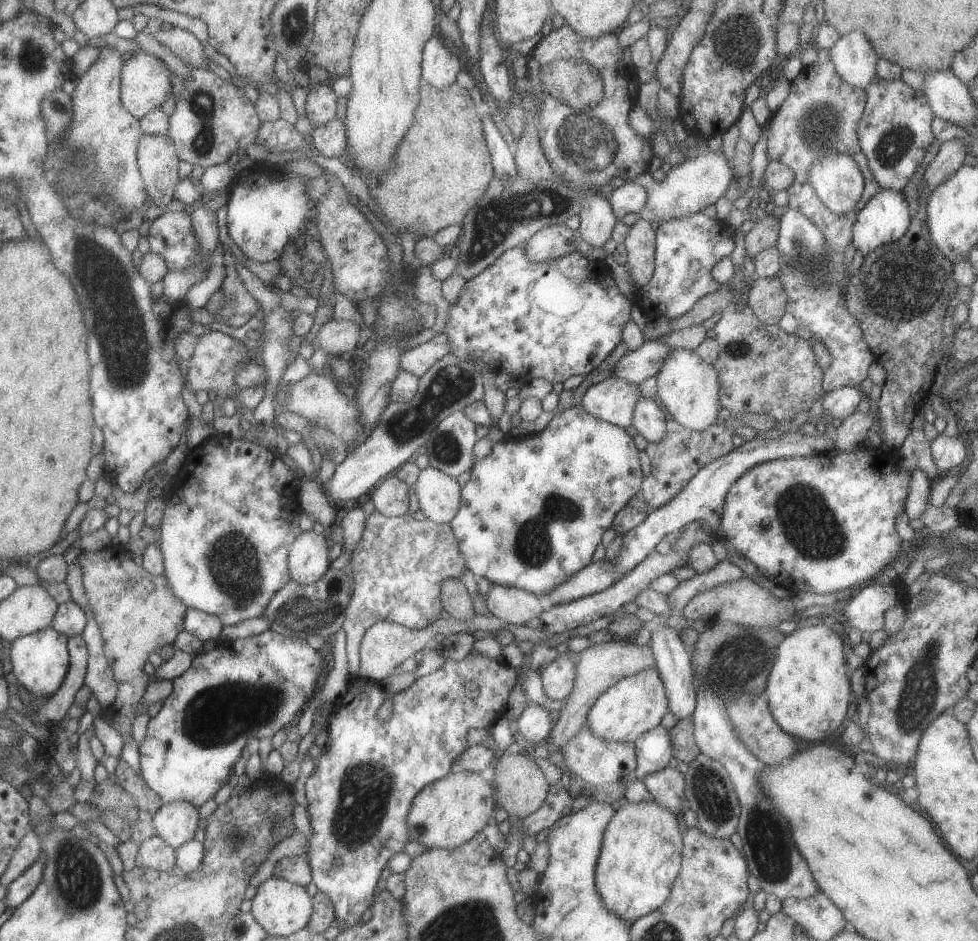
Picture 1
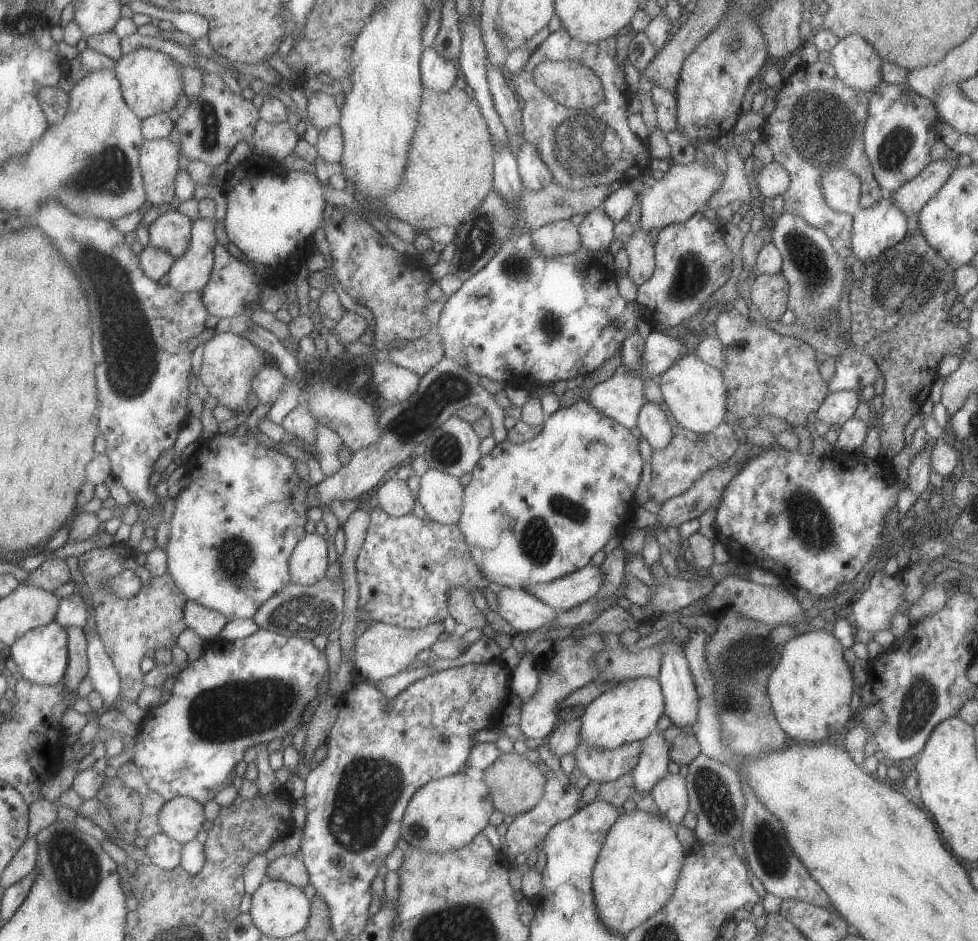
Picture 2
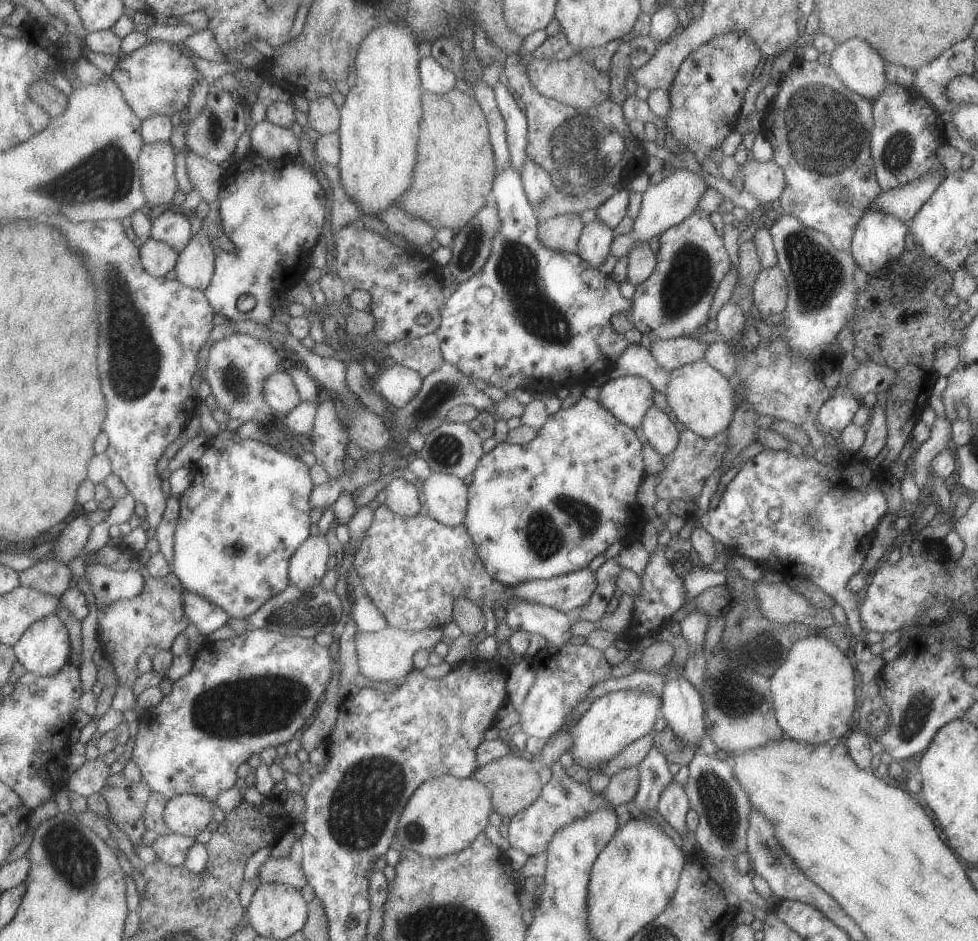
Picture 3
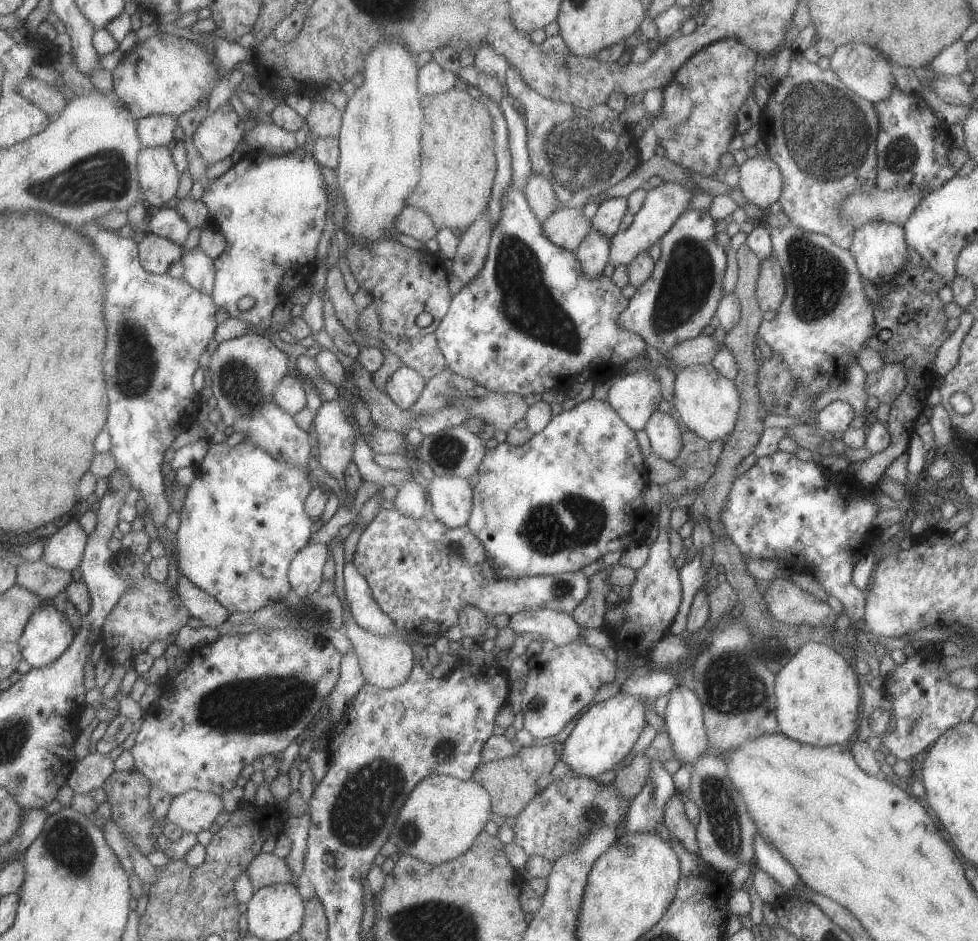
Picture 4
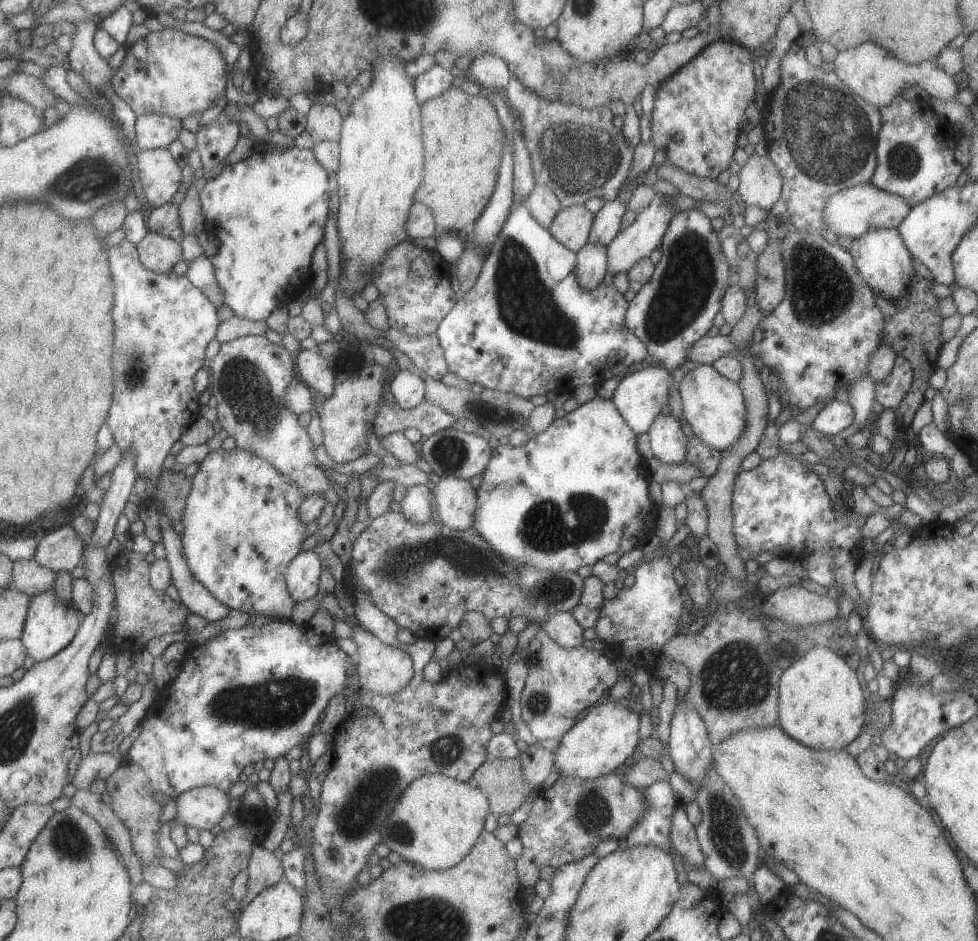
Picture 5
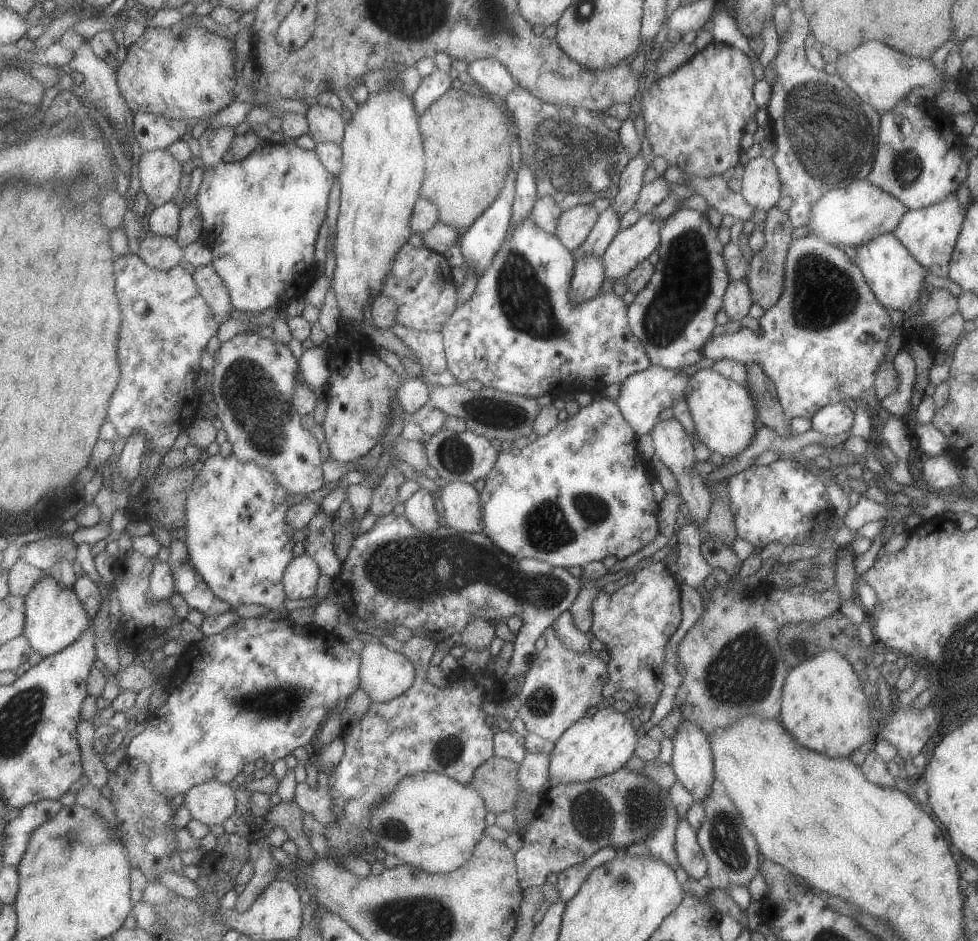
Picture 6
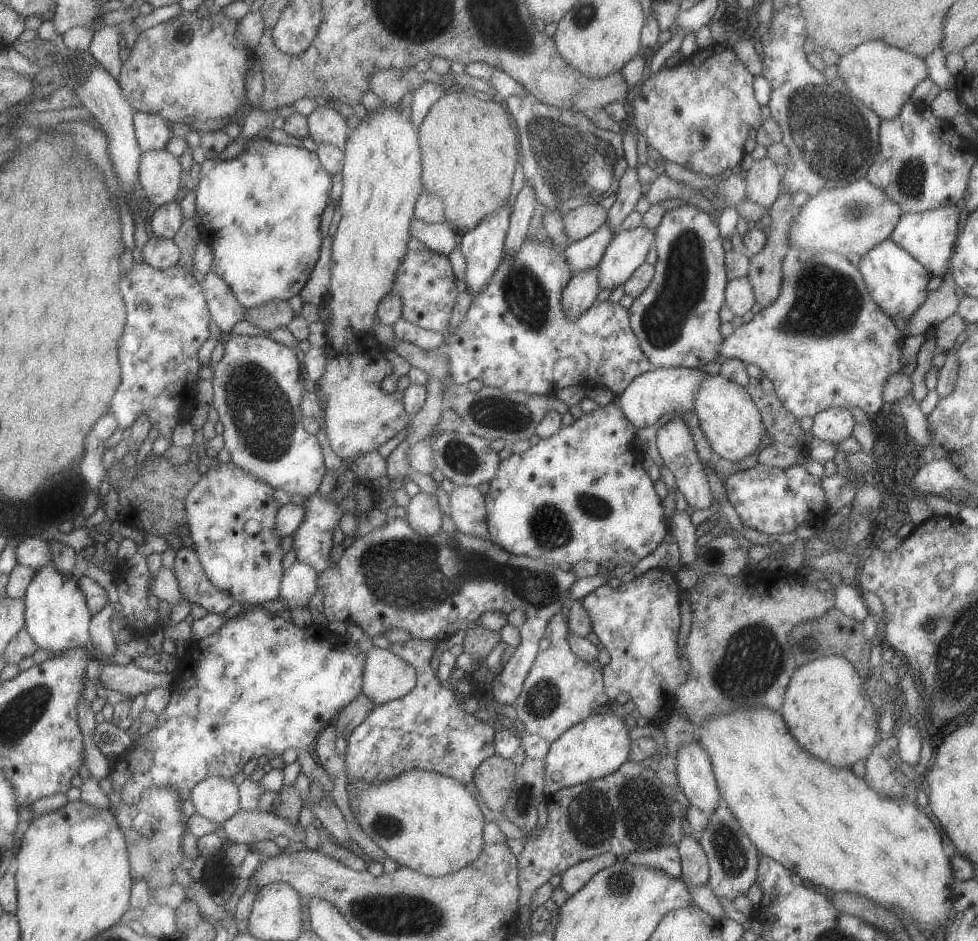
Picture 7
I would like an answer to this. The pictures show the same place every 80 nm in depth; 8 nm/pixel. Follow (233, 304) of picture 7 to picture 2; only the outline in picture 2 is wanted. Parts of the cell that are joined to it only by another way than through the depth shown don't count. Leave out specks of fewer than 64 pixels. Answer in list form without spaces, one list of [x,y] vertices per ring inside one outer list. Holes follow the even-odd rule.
[[[195,219],[185,252],[172,262],[168,270],[167,285],[182,293],[202,290],[214,265],[213,247],[216,242],[211,220]]]

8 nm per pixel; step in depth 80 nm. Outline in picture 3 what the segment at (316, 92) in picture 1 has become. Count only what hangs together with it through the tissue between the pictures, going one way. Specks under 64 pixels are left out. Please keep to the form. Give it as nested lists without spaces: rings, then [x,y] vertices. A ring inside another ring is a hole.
[[[319,96],[311,100],[308,105],[306,127],[312,128],[319,135],[338,131],[339,109],[336,108],[329,96]]]

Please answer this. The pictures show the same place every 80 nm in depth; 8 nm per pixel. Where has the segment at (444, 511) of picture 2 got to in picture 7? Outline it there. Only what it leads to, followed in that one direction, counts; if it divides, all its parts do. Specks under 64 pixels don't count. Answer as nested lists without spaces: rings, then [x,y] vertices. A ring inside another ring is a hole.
[[[455,486],[448,494],[449,516],[457,531],[489,539],[484,496],[477,487]]]

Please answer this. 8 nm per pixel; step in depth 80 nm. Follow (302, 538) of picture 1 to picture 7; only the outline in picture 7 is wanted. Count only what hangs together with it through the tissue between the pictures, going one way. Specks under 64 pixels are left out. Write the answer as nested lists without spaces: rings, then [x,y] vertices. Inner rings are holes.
[[[297,559],[284,569],[278,596],[285,607],[290,610],[307,606],[319,585],[317,576],[313,567]]]

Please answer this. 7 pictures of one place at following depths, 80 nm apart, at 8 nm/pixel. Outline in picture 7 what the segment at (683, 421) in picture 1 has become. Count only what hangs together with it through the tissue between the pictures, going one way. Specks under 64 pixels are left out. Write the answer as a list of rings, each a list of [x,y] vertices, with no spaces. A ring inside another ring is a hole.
[[[719,373],[704,377],[694,396],[693,414],[697,415],[702,433],[715,456],[735,463],[757,453],[766,434],[759,409],[747,389]]]

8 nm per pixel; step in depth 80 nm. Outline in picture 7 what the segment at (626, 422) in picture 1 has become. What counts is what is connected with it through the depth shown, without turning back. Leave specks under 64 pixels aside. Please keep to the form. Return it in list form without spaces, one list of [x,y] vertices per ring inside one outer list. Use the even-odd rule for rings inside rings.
[[[654,367],[653,370],[637,375],[629,386],[617,396],[623,416],[635,427],[651,426],[663,414],[683,415],[694,410],[694,396],[705,373],[687,367]]]

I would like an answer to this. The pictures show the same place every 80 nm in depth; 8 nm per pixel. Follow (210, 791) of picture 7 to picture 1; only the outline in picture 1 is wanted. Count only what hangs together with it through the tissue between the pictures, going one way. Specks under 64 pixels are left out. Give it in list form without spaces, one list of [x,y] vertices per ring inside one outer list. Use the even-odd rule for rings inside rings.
[[[175,801],[163,803],[153,814],[151,824],[155,835],[175,849],[193,839],[199,817],[197,807],[191,806],[189,802]]]

